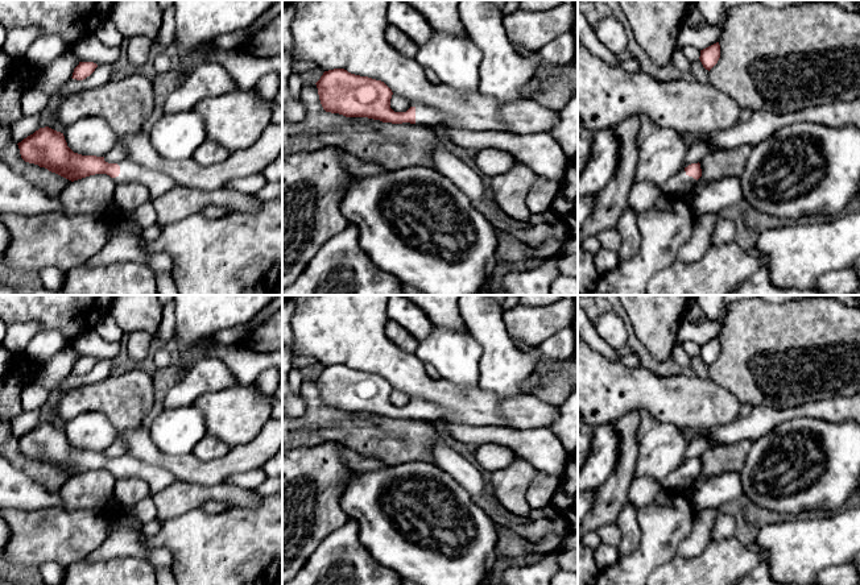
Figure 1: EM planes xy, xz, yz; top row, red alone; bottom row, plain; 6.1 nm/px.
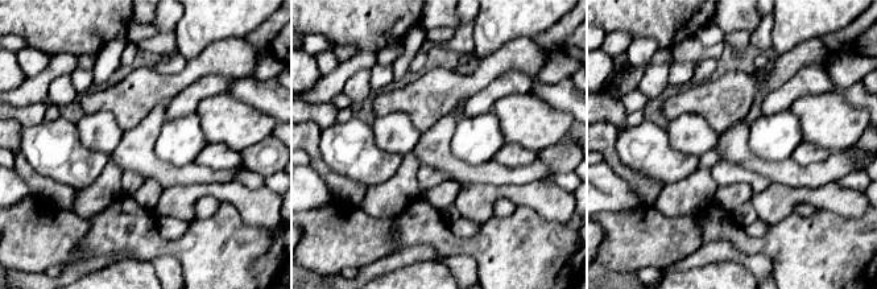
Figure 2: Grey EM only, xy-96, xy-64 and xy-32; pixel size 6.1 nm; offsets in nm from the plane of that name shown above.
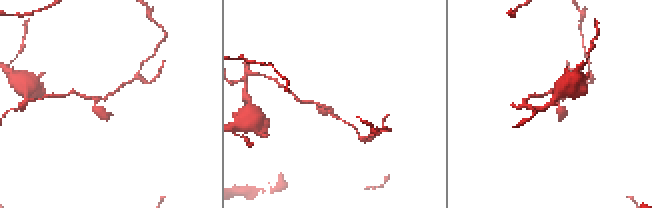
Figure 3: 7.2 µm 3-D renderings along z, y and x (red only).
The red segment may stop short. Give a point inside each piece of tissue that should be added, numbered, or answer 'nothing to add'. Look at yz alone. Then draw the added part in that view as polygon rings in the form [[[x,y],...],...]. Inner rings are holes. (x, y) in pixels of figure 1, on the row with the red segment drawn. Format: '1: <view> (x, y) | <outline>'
1: yz (677, 182) | [[[685,167],[681,169],[681,171],[674,175],[666,184],[663,191],[666,192],[671,192],[671,194],[677,194],[678,191],[681,191],[683,188],[683,186],[686,183],[696,183],[696,179],[694,179],[692,177],[689,177],[685,171]]]

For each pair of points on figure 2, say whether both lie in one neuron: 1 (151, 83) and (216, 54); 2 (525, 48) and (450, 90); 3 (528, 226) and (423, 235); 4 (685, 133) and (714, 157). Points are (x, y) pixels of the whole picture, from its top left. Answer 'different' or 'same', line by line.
1: same
2: same
3: same
4: different

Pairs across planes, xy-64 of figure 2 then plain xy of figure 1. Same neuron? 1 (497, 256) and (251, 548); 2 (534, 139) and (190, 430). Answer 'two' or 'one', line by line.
1: one
2: two

